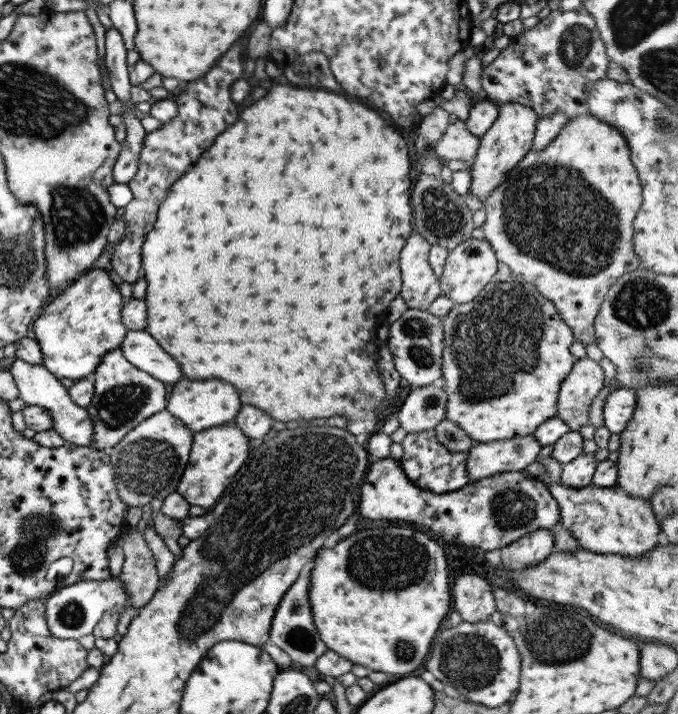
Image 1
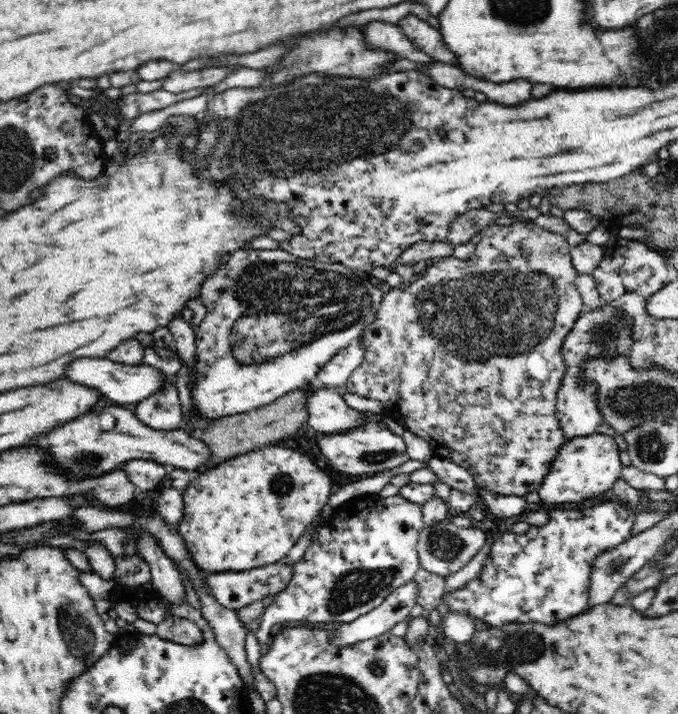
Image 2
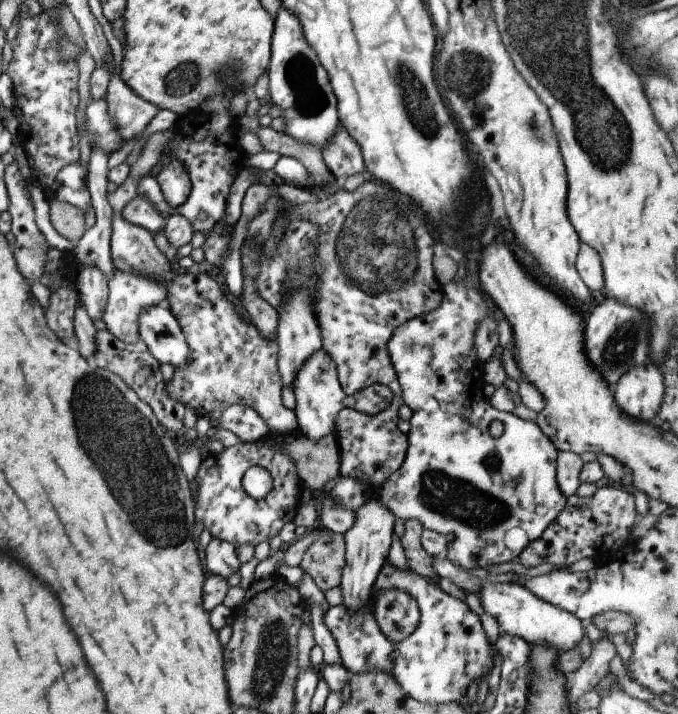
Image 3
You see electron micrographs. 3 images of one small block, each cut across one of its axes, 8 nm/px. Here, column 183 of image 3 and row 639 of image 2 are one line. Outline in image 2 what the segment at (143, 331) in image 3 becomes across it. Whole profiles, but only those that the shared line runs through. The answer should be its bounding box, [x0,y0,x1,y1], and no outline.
[332,580,418,646]

